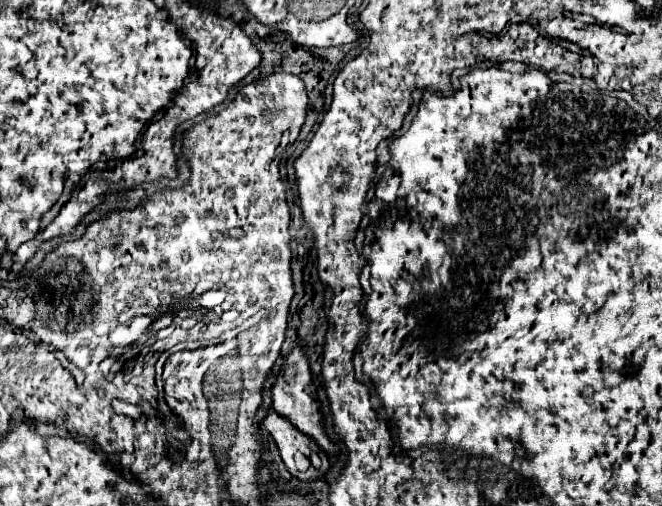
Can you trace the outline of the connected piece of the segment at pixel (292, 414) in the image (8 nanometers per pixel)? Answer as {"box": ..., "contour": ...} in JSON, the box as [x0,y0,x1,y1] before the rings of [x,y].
{"box":[271,345,337,455],"contour":[[[297,345],[291,349],[291,353],[287,355],[285,363],[281,365],[279,375],[275,377],[275,383],[271,387],[271,397],[273,397],[273,409],[277,413],[281,413],[283,417],[287,417],[301,433],[305,435],[313,435],[315,441],[319,441],[319,445],[329,453],[335,455],[337,449],[333,447],[333,443],[327,439],[327,435],[321,429],[321,415],[319,415],[319,403],[317,403],[317,393],[315,393],[315,385],[311,381],[311,369],[309,369],[309,361],[305,355],[303,345]]]}

